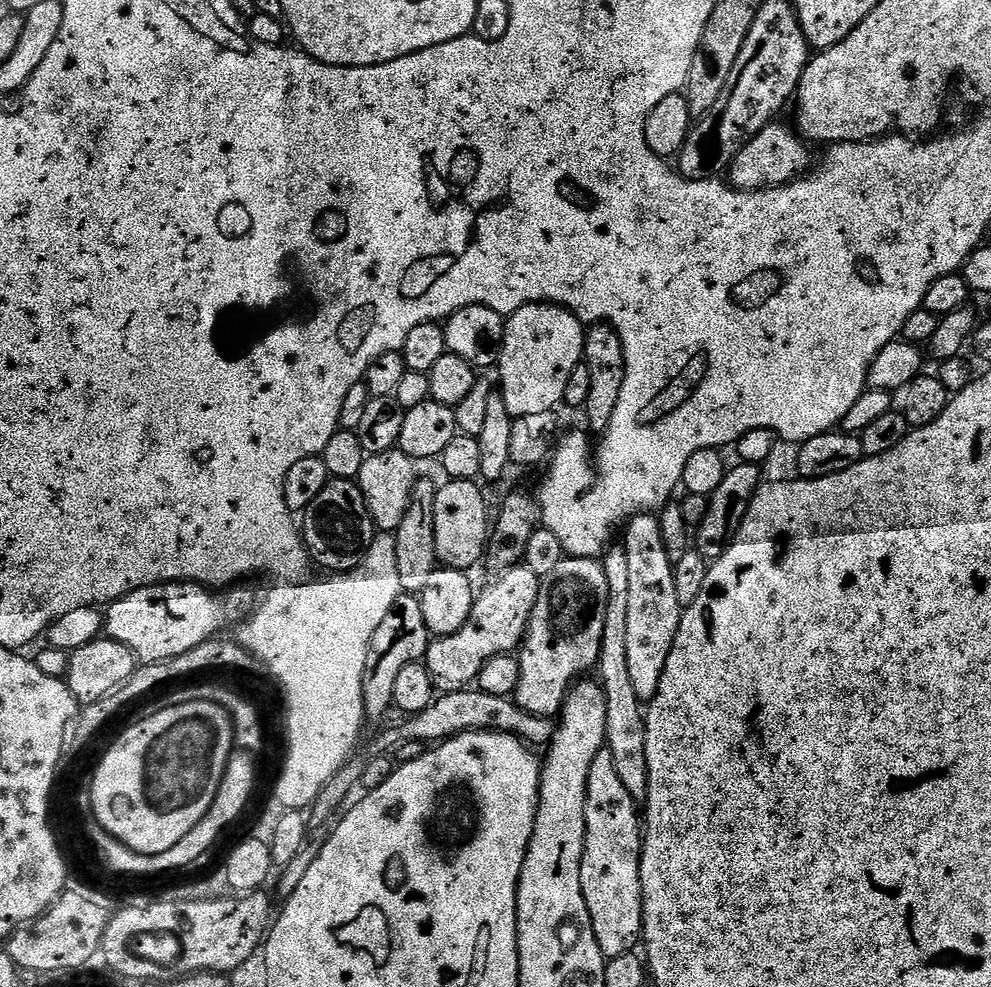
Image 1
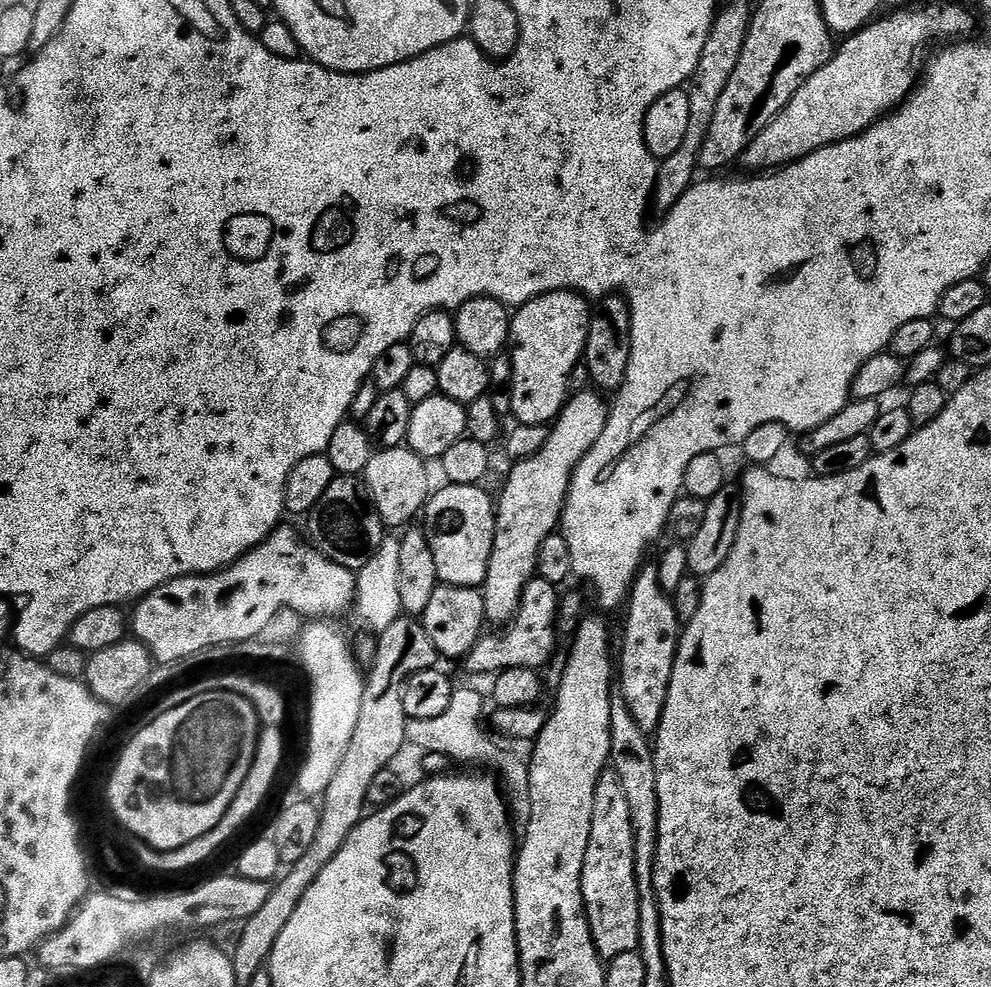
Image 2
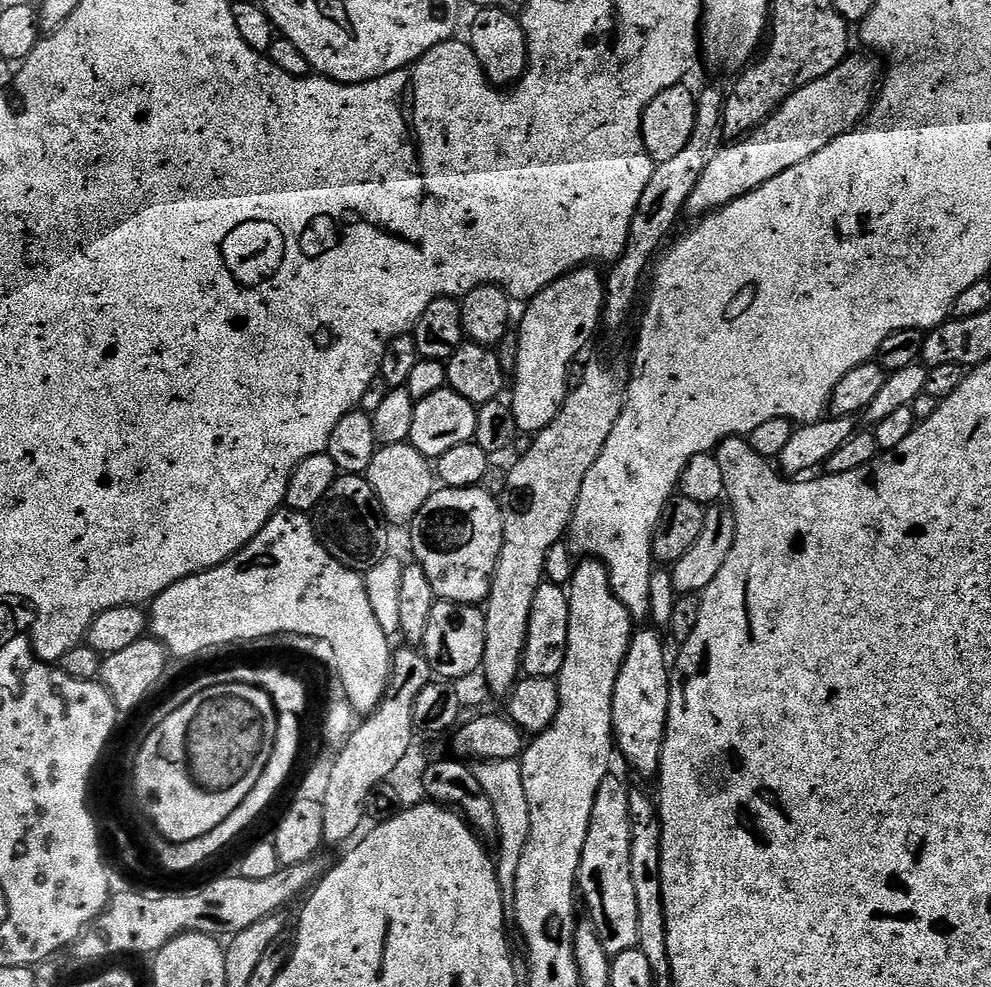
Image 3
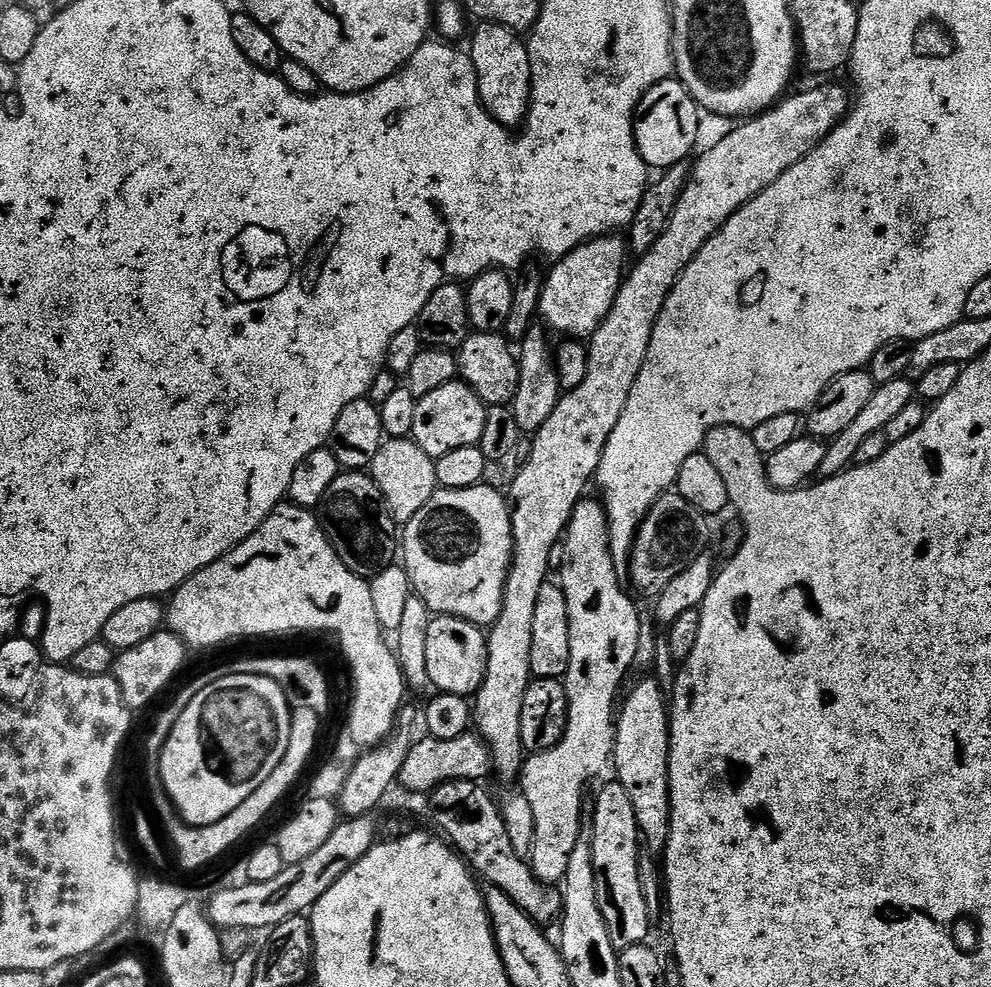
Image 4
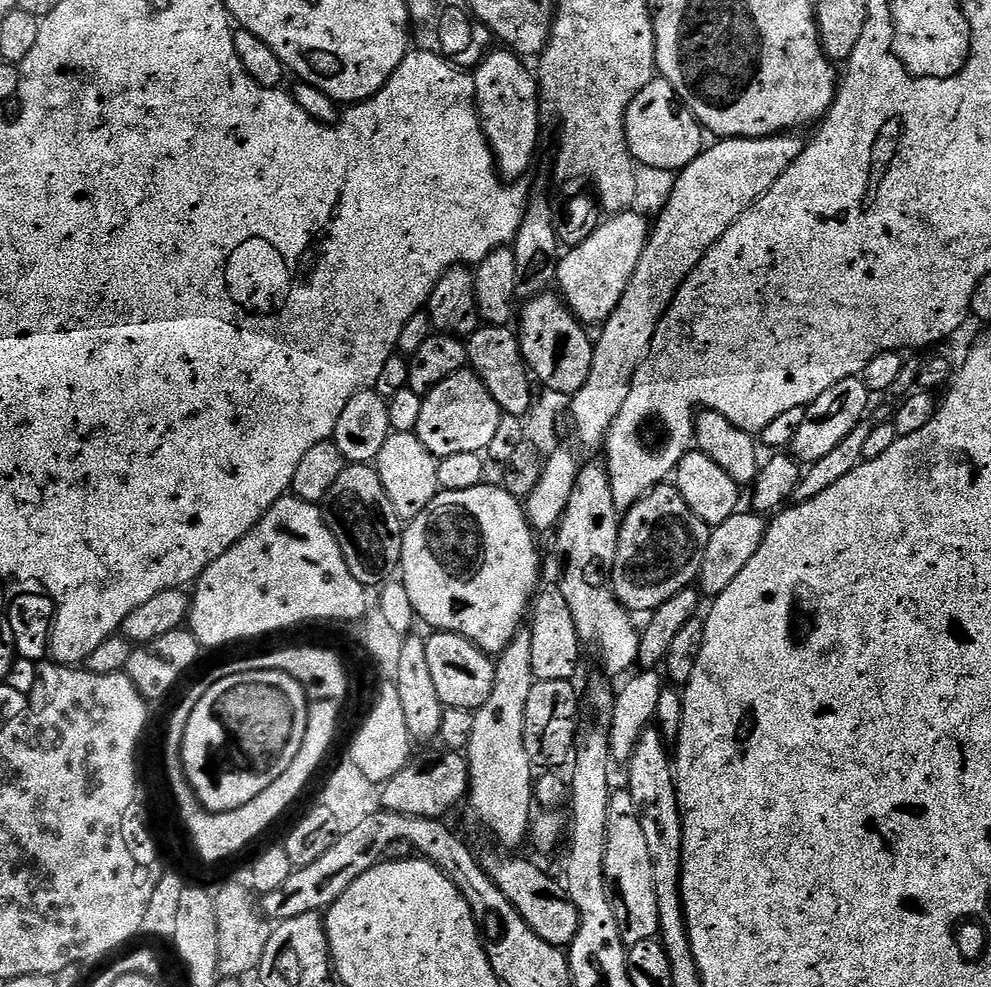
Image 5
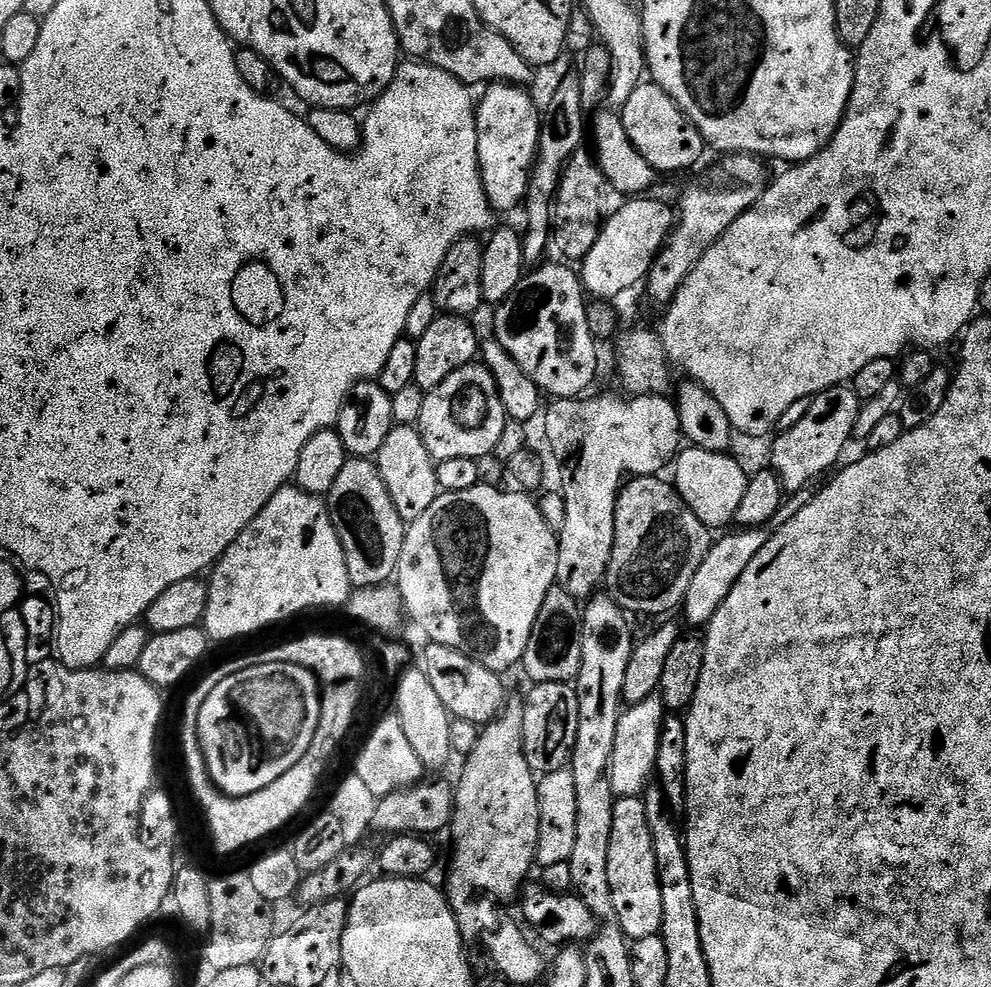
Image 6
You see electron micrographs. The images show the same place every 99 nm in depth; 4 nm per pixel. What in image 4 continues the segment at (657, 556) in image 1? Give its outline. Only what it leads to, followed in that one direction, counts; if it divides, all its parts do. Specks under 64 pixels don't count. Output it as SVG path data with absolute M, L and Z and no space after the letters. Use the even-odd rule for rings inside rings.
M655 678L640 680L623 697L616 716L616 745L612 751L615 779L626 786L634 814L638 818L642 844L649 853L663 853L670 838L670 774L668 751L670 750L670 704L666 693Z

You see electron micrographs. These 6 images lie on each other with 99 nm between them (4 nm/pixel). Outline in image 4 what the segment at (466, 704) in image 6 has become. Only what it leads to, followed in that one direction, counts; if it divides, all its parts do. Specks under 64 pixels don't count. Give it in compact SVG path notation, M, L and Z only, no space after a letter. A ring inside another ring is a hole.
M433 615L430 630L426 633L426 674L428 683L437 693L458 694L459 696L475 697L476 691L486 678L486 662L488 661L488 637L485 629L478 624L471 624L462 618L453 616Z

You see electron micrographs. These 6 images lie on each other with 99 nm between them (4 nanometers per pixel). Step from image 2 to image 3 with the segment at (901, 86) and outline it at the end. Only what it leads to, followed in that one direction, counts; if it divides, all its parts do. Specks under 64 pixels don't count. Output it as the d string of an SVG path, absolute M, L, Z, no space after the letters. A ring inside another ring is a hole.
M850 54L830 74L785 96L775 112L743 138L728 142L725 148L717 147L709 155L706 170L702 170L702 178L694 186L694 194L686 202L685 213L699 218L717 212L722 206L758 190L770 178L778 178L782 170L806 162L810 154L818 154L834 138L857 127L868 115L882 80L881 69L876 69L873 57L868 56Z

